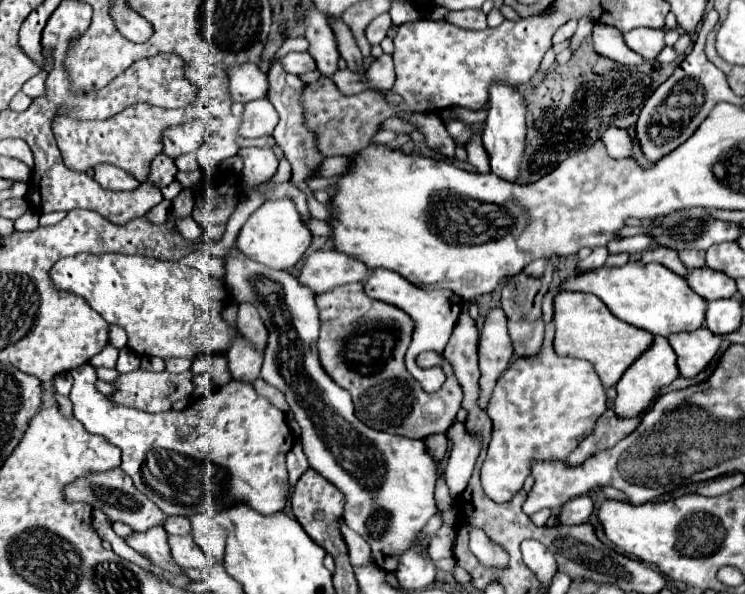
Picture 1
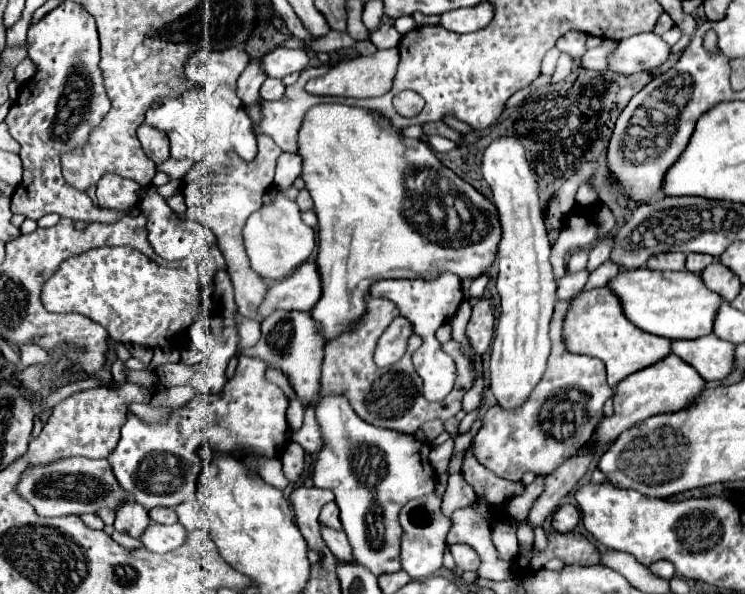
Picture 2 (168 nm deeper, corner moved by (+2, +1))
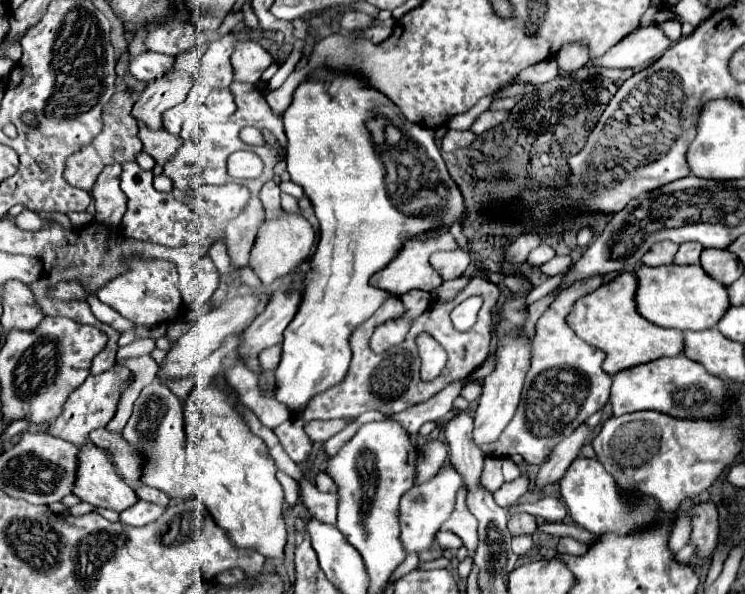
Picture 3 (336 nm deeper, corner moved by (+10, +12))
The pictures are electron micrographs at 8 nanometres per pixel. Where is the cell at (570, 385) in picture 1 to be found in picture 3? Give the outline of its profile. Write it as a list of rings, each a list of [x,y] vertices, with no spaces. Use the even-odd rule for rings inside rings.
[[[591,276],[585,278],[581,282],[573,282],[569,284],[567,290],[563,290],[559,294],[559,298],[551,304],[551,308],[537,320],[535,324],[535,338],[533,338],[533,362],[531,368],[527,372],[525,378],[525,390],[523,390],[523,398],[519,402],[519,408],[513,416],[513,420],[507,424],[507,428],[501,432],[501,436],[497,438],[497,442],[491,444],[483,444],[481,450],[485,456],[493,454],[499,458],[509,458],[509,456],[523,456],[523,460],[527,464],[543,464],[549,456],[549,452],[567,436],[571,436],[575,432],[575,428],[579,424],[583,424],[593,412],[597,412],[599,408],[603,408],[609,400],[609,390],[611,390],[611,376],[607,372],[601,370],[601,362],[605,360],[605,354],[599,348],[593,348],[589,344],[585,344],[581,338],[575,336],[575,332],[567,326],[565,316],[569,314],[573,302],[585,294],[589,294],[591,290],[599,288],[603,284],[603,276]]]

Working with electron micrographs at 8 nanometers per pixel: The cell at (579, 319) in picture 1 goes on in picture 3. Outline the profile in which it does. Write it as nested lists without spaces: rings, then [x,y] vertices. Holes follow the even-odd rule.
[[[621,272],[613,280],[601,284],[597,290],[581,296],[567,316],[569,328],[581,340],[605,352],[603,370],[611,376],[637,364],[645,364],[663,356],[681,354],[681,332],[645,322],[635,306],[635,290],[637,280],[633,272]]]

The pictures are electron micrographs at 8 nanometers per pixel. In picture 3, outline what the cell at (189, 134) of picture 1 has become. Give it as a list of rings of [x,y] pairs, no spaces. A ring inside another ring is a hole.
[[[143,52],[143,54],[137,54],[131,58],[131,74],[149,84],[161,76],[165,76],[167,72],[173,70],[173,64],[175,64],[175,58],[173,56],[165,56],[165,54],[157,54],[157,52]]]

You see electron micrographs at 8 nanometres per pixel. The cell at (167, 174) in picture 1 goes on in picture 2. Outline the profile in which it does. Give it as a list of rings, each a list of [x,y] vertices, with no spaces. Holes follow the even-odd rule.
[[[141,123],[137,129],[137,137],[141,141],[145,155],[151,161],[155,161],[159,165],[165,159],[169,159],[169,139],[163,131],[157,131],[155,127],[145,127],[145,123]]]

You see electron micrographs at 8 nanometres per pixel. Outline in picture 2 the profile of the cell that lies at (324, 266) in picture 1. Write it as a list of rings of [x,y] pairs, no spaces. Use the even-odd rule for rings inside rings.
[[[303,263],[289,277],[275,283],[261,307],[259,317],[265,319],[273,311],[311,311],[321,297],[321,279],[315,263]]]

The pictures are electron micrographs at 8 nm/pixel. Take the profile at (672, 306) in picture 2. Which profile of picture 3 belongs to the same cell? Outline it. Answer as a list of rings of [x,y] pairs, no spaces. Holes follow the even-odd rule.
[[[641,264],[635,270],[637,276],[637,292],[635,292],[635,302],[637,302],[637,312],[661,326],[661,328],[673,328],[673,330],[707,330],[713,328],[725,310],[729,308],[729,298],[727,298],[727,288],[713,280],[711,276],[705,274],[705,270],[699,264],[665,264],[665,266],[645,266]]]

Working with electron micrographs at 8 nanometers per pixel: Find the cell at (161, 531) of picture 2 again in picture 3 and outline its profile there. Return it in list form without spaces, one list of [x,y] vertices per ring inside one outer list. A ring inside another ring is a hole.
[[[139,500],[133,508],[121,512],[119,516],[121,516],[123,524],[129,524],[129,526],[147,526],[147,524],[159,520],[163,516],[163,512],[165,512],[163,506]]]

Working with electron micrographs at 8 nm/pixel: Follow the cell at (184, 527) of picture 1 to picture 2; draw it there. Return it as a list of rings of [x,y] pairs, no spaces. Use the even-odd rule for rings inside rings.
[[[153,507],[153,509],[149,511],[149,517],[151,517],[151,521],[155,521],[155,523],[165,523],[165,525],[177,521],[175,509],[167,509],[167,507]]]

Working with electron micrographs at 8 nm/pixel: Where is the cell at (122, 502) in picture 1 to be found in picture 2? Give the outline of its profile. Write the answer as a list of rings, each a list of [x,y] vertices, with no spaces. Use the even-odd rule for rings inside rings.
[[[69,457],[57,459],[57,463],[47,463],[45,467],[29,467],[17,483],[17,495],[33,505],[37,515],[59,517],[59,515],[83,515],[95,513],[101,507],[117,509],[127,493],[121,489],[111,473],[107,459],[87,459]]]

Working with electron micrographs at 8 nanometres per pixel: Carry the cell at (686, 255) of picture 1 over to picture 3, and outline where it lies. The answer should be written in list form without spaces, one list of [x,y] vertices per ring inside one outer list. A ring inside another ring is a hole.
[[[685,242],[679,246],[679,252],[675,254],[675,262],[677,264],[697,264],[699,256],[701,256],[703,246],[697,242]]]

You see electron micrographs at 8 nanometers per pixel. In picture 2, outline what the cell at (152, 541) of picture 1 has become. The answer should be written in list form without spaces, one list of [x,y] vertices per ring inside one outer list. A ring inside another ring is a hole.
[[[129,499],[129,503],[121,503],[121,507],[115,511],[115,529],[125,531],[135,539],[145,531],[147,525],[149,525],[147,509],[143,509],[133,499]]]

